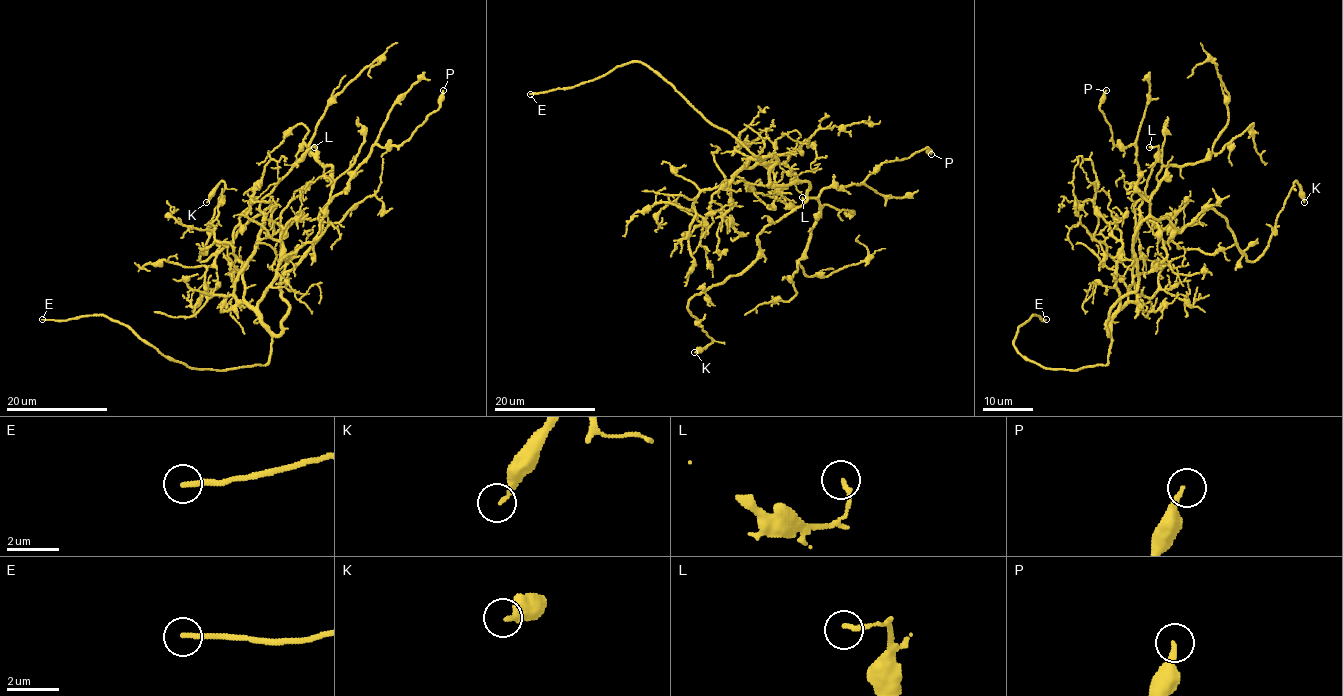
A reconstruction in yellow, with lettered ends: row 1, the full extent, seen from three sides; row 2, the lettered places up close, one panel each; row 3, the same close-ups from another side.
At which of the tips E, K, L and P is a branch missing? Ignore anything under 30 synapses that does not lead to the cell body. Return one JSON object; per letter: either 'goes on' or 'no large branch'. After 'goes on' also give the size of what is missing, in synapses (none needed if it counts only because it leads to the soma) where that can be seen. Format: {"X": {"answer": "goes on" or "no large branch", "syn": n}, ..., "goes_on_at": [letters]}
{"E": {"answer": "goes on"}, "K": {"answer": "no large branch"}, "L": {"answer": "no large branch"}, "P": {"answer": "no large branch"}, "goes_on_at": ["E"]}

